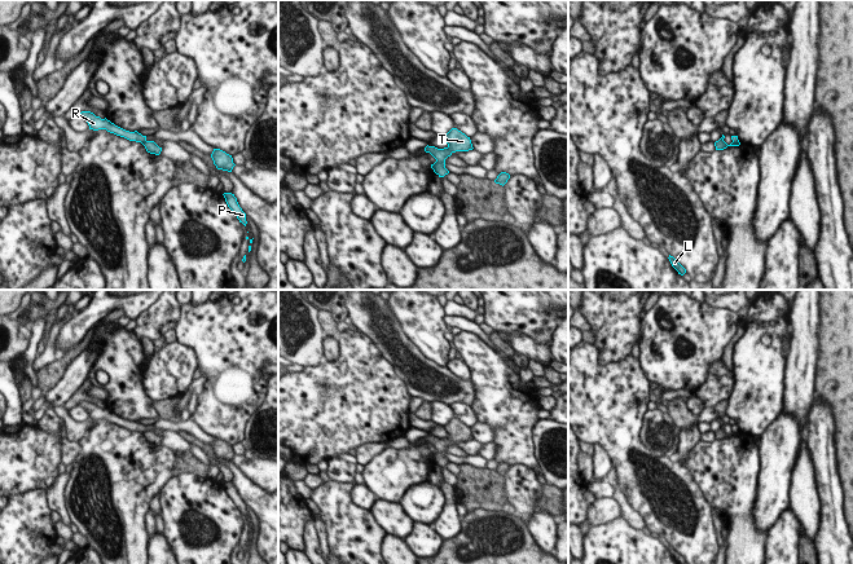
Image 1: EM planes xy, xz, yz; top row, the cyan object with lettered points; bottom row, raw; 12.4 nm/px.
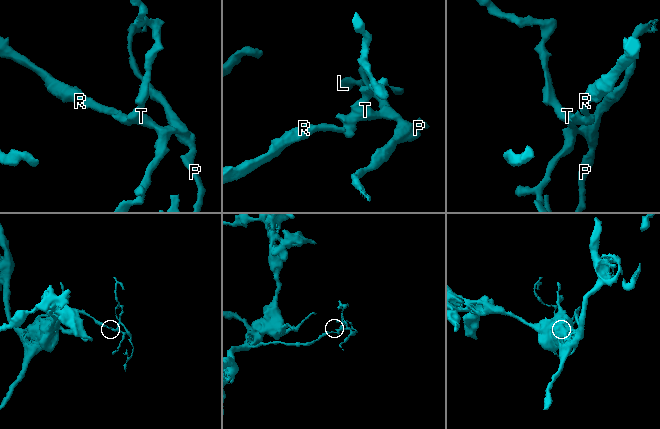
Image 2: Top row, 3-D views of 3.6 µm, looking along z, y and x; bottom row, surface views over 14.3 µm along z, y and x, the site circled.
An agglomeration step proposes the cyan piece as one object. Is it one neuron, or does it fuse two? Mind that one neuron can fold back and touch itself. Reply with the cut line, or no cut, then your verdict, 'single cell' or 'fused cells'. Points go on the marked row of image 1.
cut in xy along (146, 141), (143, 144); fused cells

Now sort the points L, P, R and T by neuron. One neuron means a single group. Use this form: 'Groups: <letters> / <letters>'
Groups: L P T / R.

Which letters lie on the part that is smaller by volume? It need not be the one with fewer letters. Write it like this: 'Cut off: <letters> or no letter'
Cut off: L, P, T

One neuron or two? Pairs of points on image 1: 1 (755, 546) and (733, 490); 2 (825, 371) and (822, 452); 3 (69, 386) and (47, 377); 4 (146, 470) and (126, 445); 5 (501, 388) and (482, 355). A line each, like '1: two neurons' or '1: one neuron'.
1: one neuron
2: two neurons
3: two neurons
4: one neuron
5: one neuron

